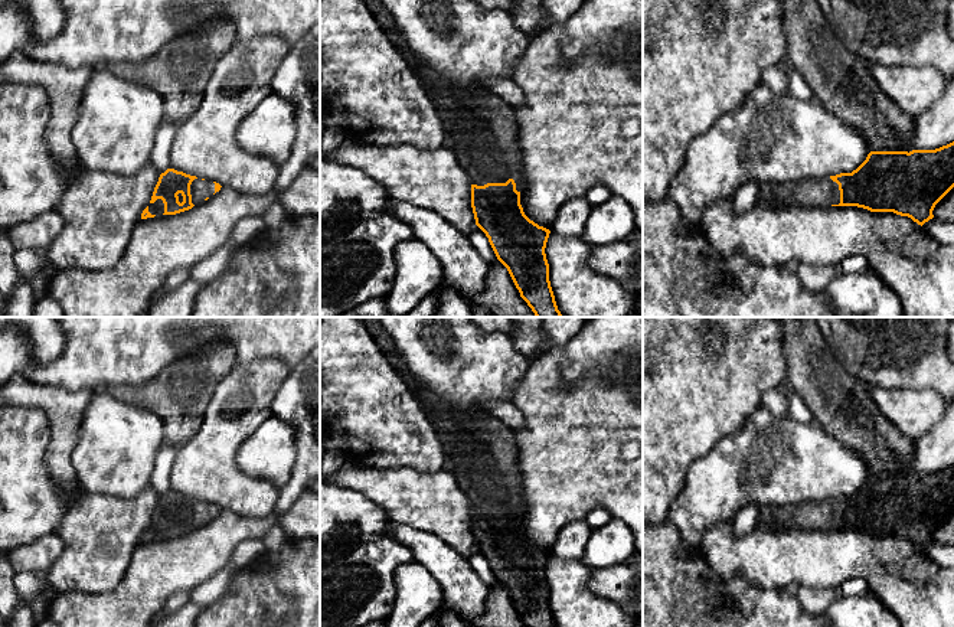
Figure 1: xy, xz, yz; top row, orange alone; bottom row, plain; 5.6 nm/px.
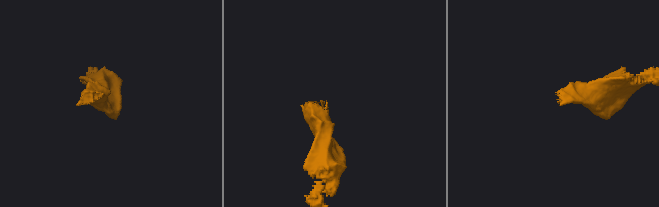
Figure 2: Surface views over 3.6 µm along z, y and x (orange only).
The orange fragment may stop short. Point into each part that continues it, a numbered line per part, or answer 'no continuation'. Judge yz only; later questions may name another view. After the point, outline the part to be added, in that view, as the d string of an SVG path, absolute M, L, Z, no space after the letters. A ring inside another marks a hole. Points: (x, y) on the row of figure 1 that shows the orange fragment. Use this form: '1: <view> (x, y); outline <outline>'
1: yz (825, 192); outline M830 177L762 184L759 200L771 200L775 205L832 206L840 203L840 190Z

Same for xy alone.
1: xy (201, 189); outline M195 179L190 184L192 203L196 206L202 203L206 197L215 193L215 183L212 180Z

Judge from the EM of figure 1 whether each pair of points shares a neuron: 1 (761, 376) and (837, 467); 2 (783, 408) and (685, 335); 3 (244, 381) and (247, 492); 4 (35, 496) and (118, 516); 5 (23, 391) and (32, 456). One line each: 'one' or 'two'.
1: two
2: two
3: one
4: two
5: two

